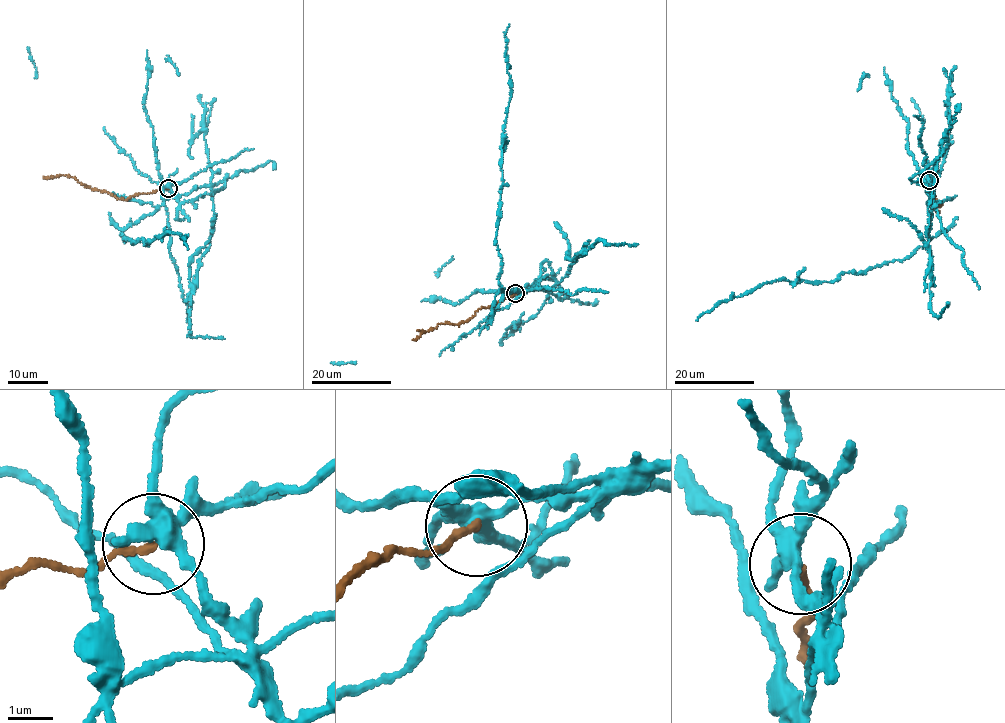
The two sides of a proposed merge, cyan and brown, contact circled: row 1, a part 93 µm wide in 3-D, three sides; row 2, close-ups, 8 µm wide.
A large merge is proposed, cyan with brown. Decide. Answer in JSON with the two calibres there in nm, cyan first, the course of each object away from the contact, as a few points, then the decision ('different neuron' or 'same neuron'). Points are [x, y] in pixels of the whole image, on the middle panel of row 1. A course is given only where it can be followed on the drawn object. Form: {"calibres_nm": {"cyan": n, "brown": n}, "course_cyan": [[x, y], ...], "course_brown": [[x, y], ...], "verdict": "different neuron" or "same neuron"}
{"calibres_nm": {"cyan": 320, "brown": 160}, "course_cyan": [[515, 293], [524, 290], [501, 290], [496, 234], [501, 146], [512, 88], [506, 56], [509, 23]], "course_brown": [[515, 293], [489, 307], [481, 307], [458, 324], [440, 324], [413, 340]], "verdict": "different neuron"}

